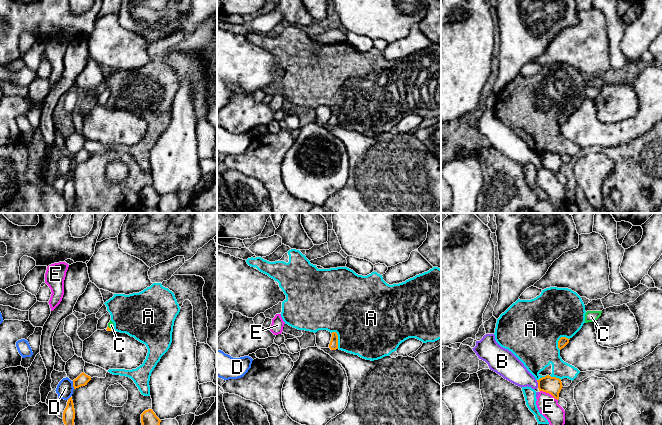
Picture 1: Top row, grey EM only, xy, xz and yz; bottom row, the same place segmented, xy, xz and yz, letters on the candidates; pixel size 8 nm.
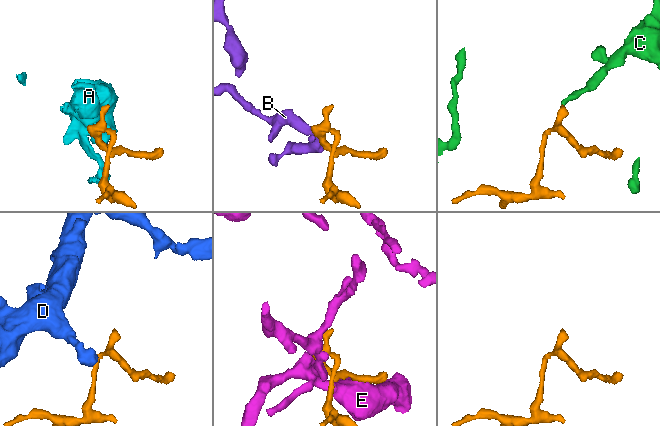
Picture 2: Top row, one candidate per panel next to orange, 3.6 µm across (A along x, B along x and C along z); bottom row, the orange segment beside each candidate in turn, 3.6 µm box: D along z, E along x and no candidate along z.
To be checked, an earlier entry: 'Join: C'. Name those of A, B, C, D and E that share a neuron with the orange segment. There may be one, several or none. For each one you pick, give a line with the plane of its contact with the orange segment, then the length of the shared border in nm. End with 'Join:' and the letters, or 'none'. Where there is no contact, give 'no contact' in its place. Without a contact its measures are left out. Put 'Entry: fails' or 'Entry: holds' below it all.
C: contact in xy; length 50 nm
Join: C
Entry: holds

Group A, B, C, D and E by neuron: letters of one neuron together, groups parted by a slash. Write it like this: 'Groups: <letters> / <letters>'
Groups: A / B / C / D / E

